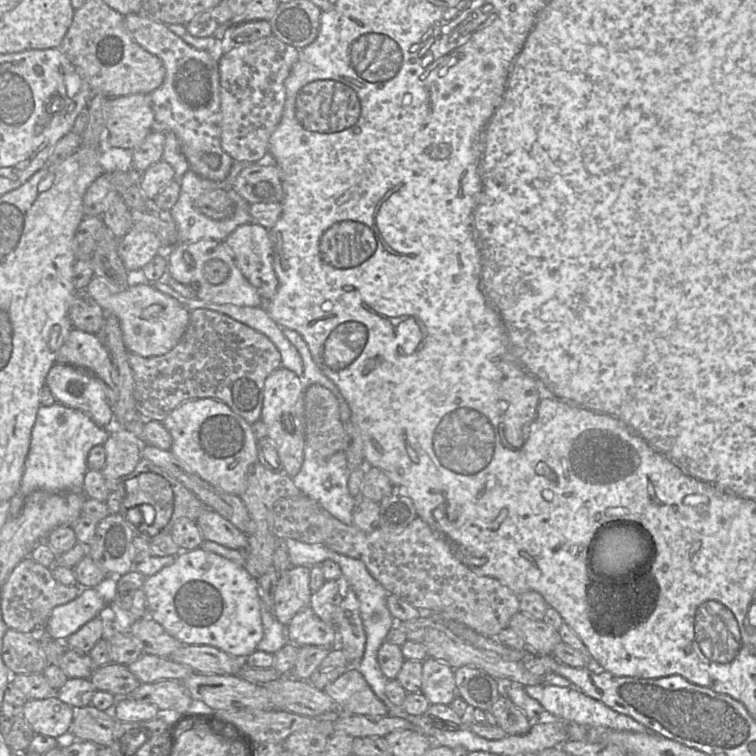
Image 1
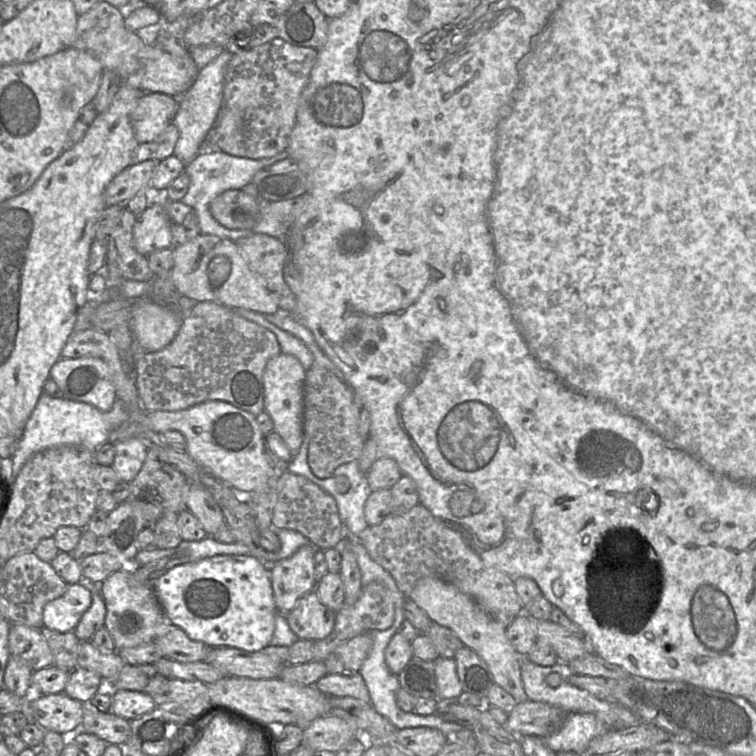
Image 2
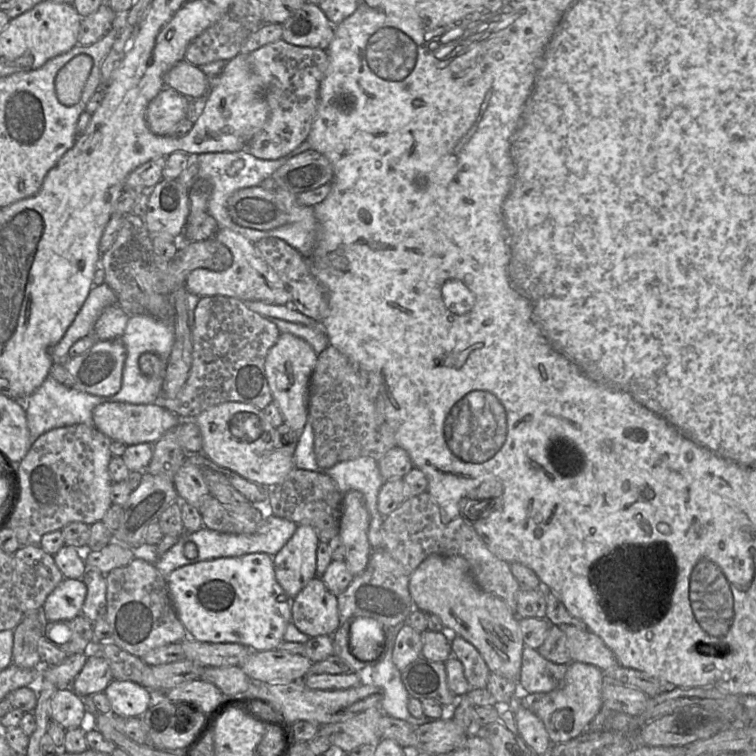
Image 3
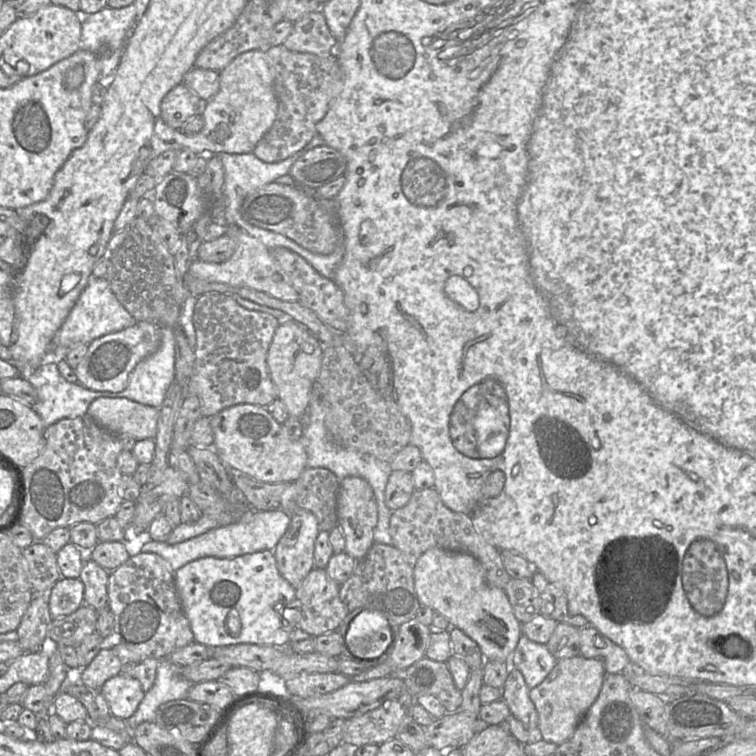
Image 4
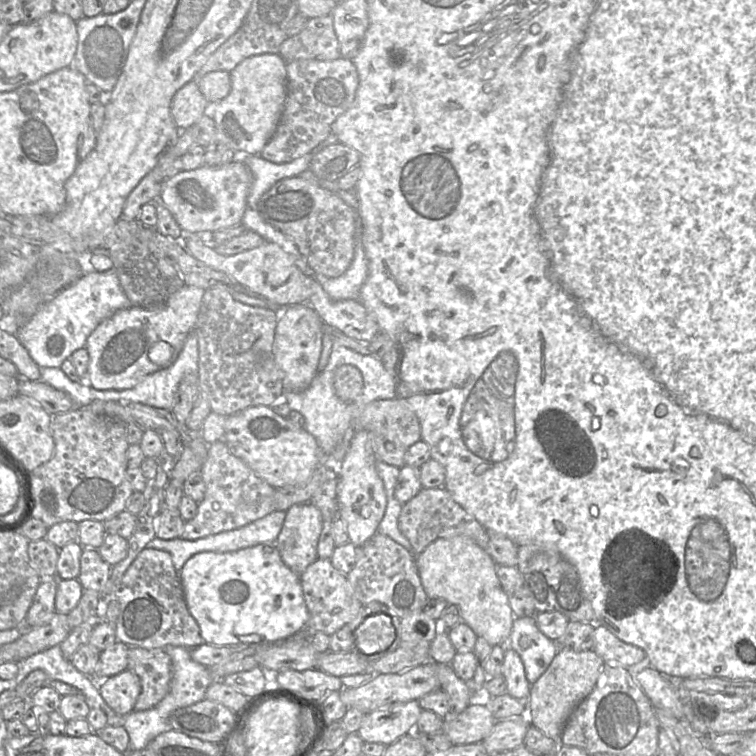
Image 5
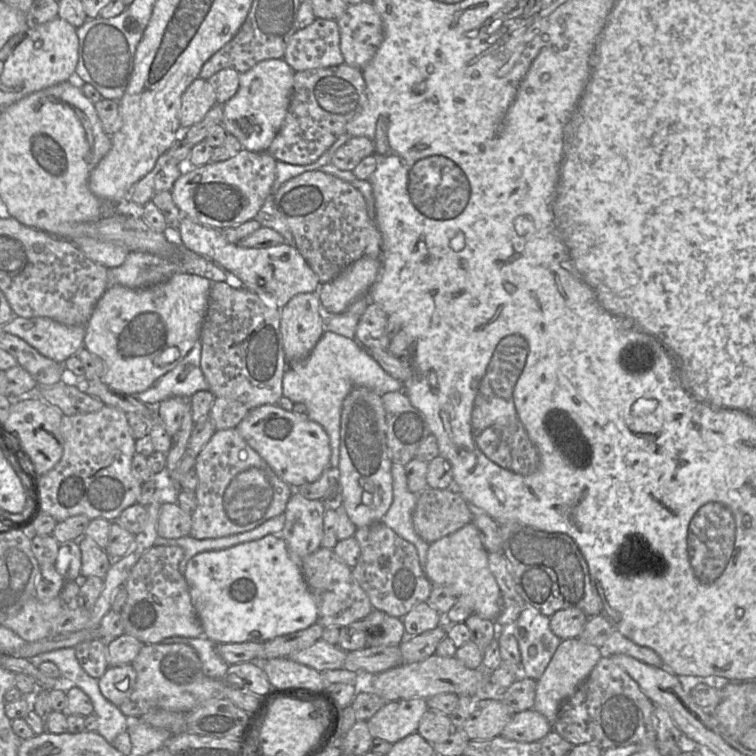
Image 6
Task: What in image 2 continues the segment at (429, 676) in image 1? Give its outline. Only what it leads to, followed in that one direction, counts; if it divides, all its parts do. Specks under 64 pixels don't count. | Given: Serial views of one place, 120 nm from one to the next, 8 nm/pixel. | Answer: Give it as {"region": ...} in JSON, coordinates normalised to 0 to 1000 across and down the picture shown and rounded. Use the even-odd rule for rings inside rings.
{"region":[[[581,869],[574,874],[574,880],[582,935],[603,929],[612,911],[604,893],[602,872]]]}

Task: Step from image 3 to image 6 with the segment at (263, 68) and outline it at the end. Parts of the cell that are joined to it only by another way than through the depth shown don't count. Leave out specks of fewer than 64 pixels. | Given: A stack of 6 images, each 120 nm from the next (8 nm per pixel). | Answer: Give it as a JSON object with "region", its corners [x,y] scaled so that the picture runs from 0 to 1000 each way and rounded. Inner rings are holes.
{"region":[[[456,82],[434,90],[417,90],[390,95],[388,124],[370,173],[353,201],[366,213],[403,220],[417,214],[443,187],[458,177],[458,165],[480,144],[484,135],[484,111],[479,93]]]}

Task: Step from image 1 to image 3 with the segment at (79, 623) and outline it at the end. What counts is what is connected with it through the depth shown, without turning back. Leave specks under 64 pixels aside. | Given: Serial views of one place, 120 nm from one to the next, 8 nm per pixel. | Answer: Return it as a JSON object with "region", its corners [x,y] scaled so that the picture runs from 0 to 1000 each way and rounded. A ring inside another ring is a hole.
{"region":[[[85,765],[63,787],[57,800],[63,823],[94,820],[107,812],[115,787],[108,766]]]}

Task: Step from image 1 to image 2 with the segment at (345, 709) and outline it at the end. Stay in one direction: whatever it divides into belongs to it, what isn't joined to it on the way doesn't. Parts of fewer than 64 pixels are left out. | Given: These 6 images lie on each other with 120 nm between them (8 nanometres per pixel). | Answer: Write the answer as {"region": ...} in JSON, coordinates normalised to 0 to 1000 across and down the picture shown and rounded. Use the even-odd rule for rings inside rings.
{"region":[[[475,889],[433,892],[423,897],[415,909],[438,922],[466,922],[478,929],[491,929],[483,901]]]}

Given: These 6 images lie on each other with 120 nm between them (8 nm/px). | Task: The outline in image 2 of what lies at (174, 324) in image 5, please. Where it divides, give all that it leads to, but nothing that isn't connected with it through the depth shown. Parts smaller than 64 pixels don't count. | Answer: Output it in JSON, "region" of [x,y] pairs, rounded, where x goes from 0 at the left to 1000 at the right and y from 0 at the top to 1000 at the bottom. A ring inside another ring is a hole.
{"region":[[[81,472],[67,487],[69,500],[83,519],[85,526],[119,534],[132,544],[147,542],[153,530],[153,519],[148,507],[146,488],[132,474],[83,474]]]}

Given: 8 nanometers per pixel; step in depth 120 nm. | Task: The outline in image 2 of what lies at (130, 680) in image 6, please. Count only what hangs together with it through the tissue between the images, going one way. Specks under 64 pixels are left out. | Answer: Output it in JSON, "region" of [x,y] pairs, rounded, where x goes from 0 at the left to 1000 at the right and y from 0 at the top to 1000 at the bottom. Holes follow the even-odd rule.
{"region":[[[148,913],[149,944],[168,952],[176,952],[202,940],[208,935],[204,925],[196,917],[176,913]]]}

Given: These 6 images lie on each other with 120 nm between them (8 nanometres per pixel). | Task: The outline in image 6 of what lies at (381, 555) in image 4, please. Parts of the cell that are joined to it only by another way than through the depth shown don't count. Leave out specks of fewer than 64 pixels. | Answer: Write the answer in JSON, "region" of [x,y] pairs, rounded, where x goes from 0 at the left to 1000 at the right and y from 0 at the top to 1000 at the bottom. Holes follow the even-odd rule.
{"region":[[[505,689],[474,698],[468,709],[476,722],[476,737],[466,751],[466,759],[485,784],[495,806],[533,817],[550,799],[566,794],[571,771],[562,761],[545,718]]]}

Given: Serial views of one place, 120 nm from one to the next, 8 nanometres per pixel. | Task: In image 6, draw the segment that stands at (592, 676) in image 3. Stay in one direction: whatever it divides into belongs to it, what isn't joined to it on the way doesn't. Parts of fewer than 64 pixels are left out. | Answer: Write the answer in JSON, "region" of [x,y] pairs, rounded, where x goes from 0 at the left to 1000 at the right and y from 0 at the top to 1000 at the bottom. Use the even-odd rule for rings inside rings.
{"region":[[[765,843],[743,847],[720,892],[710,899],[705,938],[733,959],[743,930],[763,914],[796,869],[794,857],[772,851]]]}

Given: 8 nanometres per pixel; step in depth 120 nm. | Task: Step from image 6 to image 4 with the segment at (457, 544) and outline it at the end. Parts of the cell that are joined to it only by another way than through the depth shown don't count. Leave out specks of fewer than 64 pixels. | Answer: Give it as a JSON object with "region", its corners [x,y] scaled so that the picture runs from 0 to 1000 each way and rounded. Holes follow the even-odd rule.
{"region":[[[573,724],[553,738],[546,762],[556,802],[582,811],[626,845],[643,873],[675,876],[690,840],[690,825],[681,816],[668,782],[646,772],[642,754],[627,735]]]}

